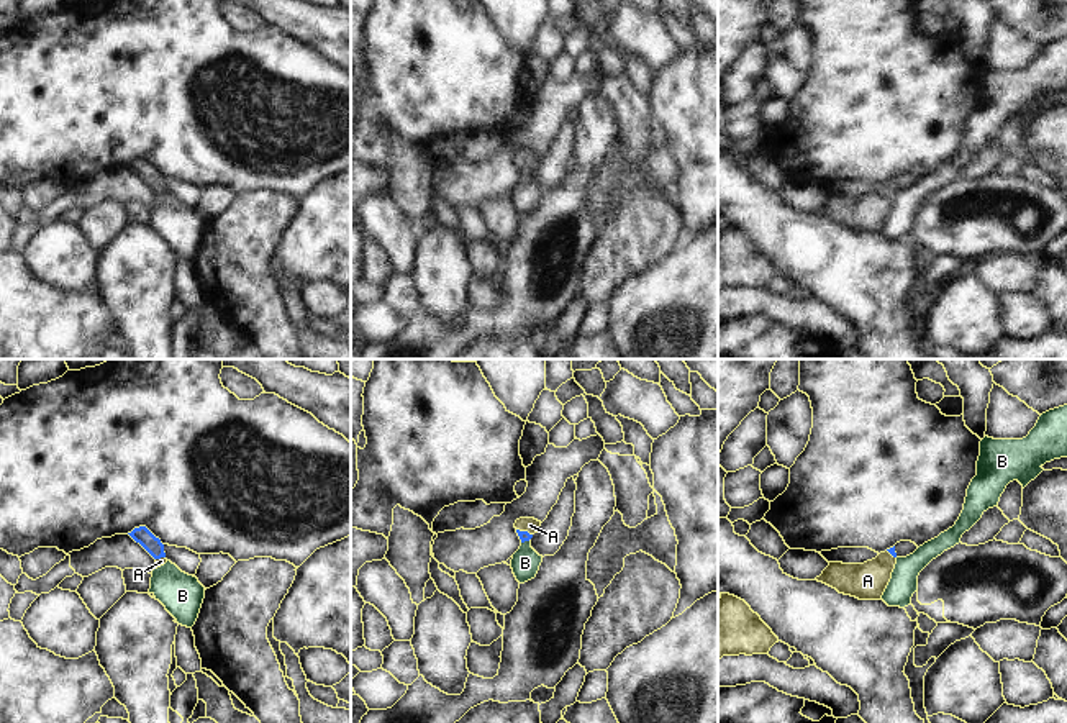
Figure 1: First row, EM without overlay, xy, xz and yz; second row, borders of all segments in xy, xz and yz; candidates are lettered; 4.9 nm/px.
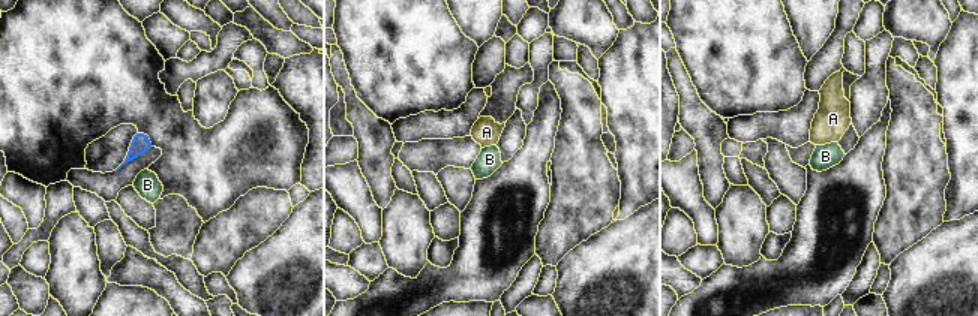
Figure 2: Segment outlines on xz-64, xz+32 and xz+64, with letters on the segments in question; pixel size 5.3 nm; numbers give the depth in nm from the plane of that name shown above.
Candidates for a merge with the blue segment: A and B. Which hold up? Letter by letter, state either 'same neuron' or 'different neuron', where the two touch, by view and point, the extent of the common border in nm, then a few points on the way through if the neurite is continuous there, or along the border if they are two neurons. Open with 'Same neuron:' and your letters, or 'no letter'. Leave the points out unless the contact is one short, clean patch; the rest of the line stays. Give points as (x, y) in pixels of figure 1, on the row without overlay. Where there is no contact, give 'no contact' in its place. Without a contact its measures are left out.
Same neuron: A
A: same neuron; meets blue in xz at (525, 164); contact 90 nm long; runs through xz (523, 168), (525, 164), (530, 158)
B: different neuron; meets blue in xz at (525, 172); contact 40 nm long

